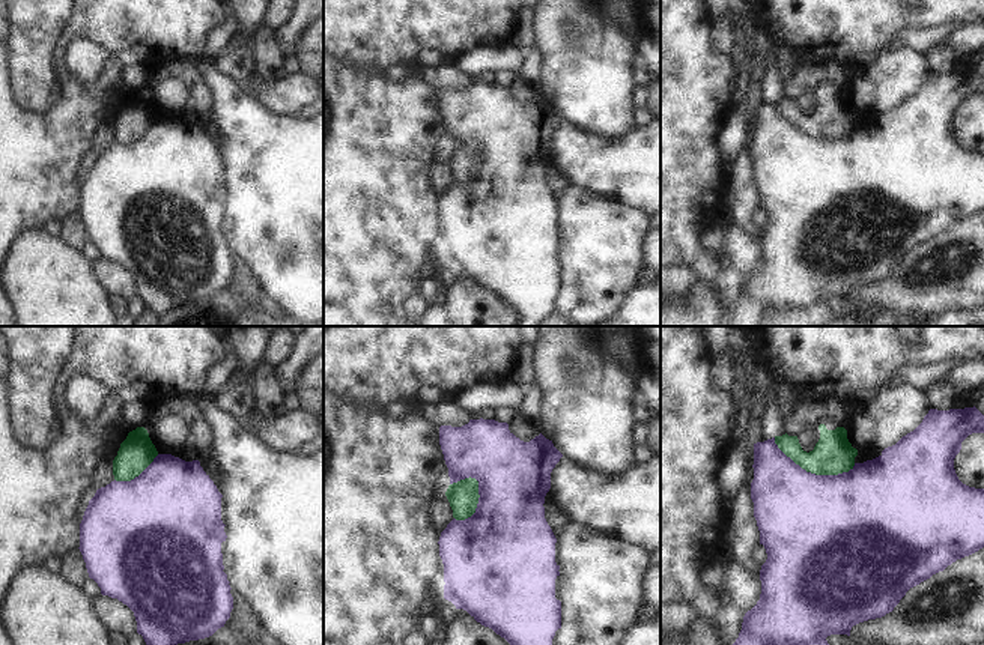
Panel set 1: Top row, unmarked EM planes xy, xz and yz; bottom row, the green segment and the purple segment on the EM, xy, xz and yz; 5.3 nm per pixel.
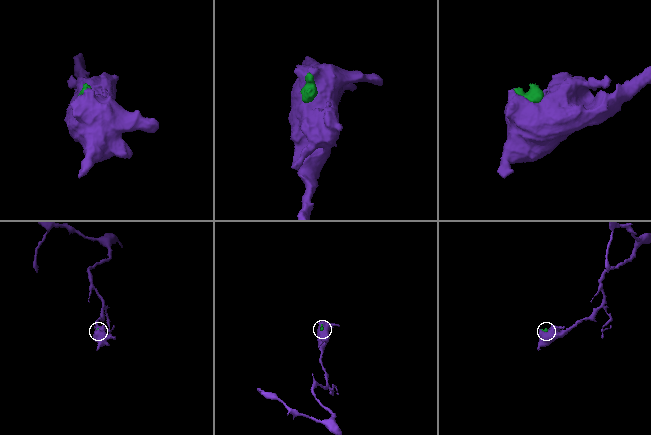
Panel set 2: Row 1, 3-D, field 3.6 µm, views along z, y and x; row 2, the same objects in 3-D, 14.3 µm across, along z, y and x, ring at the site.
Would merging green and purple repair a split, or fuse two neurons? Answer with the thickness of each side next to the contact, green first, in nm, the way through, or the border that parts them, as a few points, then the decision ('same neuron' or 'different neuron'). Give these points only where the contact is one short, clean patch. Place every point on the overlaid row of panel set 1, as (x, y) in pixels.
220 nm thick on the green side, 480 nm on the other; different neuron

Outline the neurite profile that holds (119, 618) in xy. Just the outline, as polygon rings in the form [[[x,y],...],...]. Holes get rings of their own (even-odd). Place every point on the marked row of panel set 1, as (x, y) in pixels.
[[[101,594],[95,598],[95,609],[101,621],[110,630],[110,634],[122,634],[125,637],[131,637],[137,633],[137,621],[134,612],[117,598]]]

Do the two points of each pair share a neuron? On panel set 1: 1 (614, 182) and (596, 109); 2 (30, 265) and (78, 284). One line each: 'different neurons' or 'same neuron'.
1: different neurons
2: same neuron

